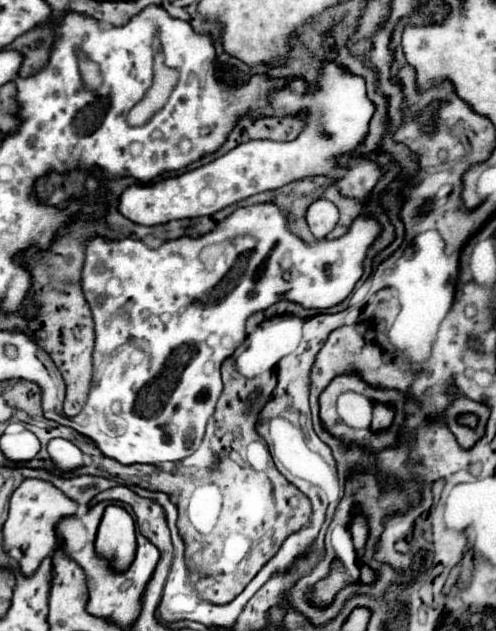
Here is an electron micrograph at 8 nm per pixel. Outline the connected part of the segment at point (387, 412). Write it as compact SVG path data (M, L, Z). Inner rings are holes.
M374 401L372 405L374 405L374 421L370 429L374 429L374 433L390 429L396 417L396 409L390 409L390 405L378 405L378 401Z

